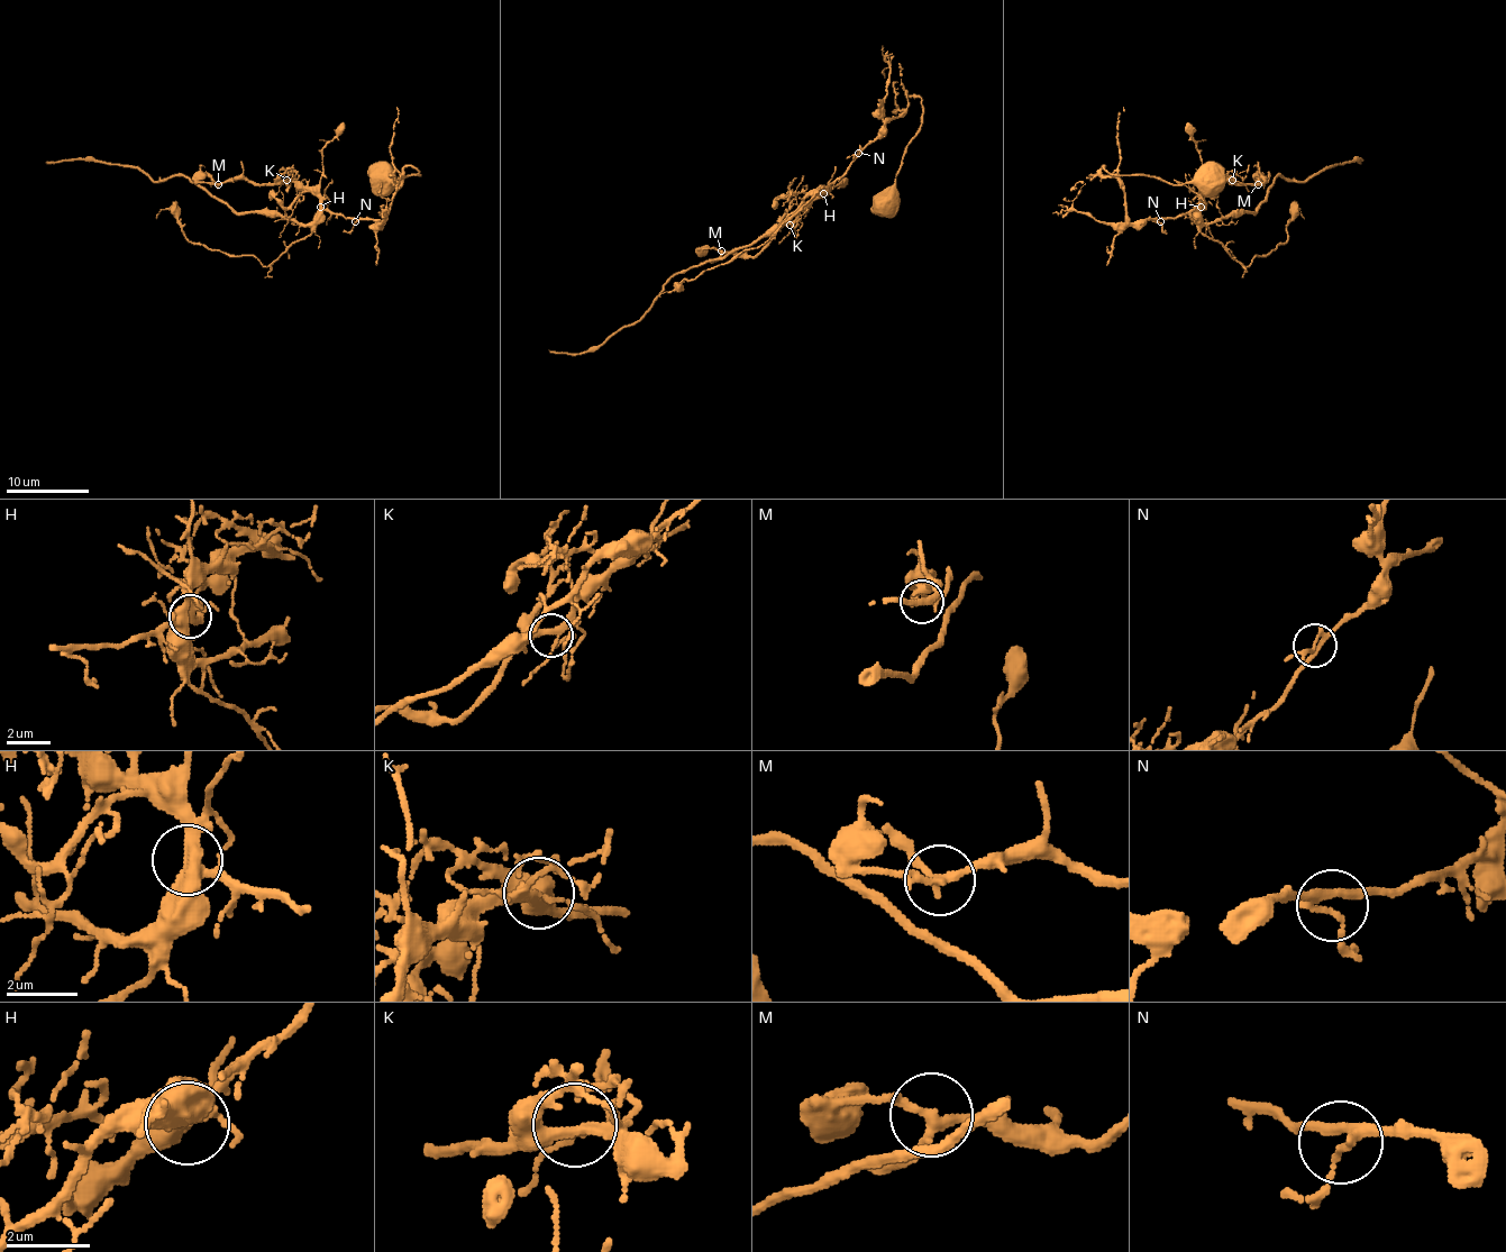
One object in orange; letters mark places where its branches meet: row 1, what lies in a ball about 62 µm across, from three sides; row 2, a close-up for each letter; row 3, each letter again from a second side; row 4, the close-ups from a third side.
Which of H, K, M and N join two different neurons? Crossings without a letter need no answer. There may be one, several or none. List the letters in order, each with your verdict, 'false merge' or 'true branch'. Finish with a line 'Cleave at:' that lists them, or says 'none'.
H: true branch
K: true branch
M: true branch
N: true branch
Cleave at: none

